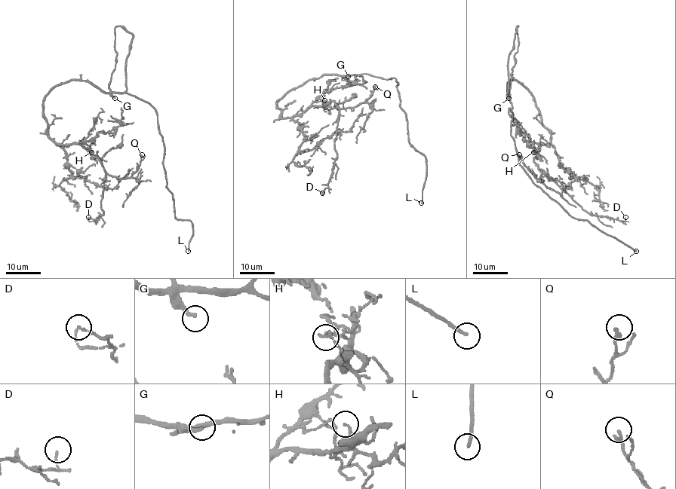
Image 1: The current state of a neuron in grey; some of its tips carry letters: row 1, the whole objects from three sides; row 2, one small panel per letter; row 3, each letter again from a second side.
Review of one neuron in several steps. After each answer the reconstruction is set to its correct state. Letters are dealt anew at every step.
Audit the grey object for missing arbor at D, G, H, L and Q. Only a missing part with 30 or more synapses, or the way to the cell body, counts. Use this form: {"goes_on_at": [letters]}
{"goes_on_at": ["G", "L"]}

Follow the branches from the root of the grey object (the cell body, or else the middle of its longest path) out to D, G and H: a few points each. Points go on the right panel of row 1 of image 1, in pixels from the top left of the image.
D: (508, 83), (515, 80), (529, 91), (551, 135), (549, 144), (539, 145), (538, 167), (591, 215), (625, 217)
G: (508, 83), (508, 98)
H: (508, 83), (515, 80), (529, 91), (542, 124), (551, 135), (551, 142), (540, 143), (539, 150), (533, 152)

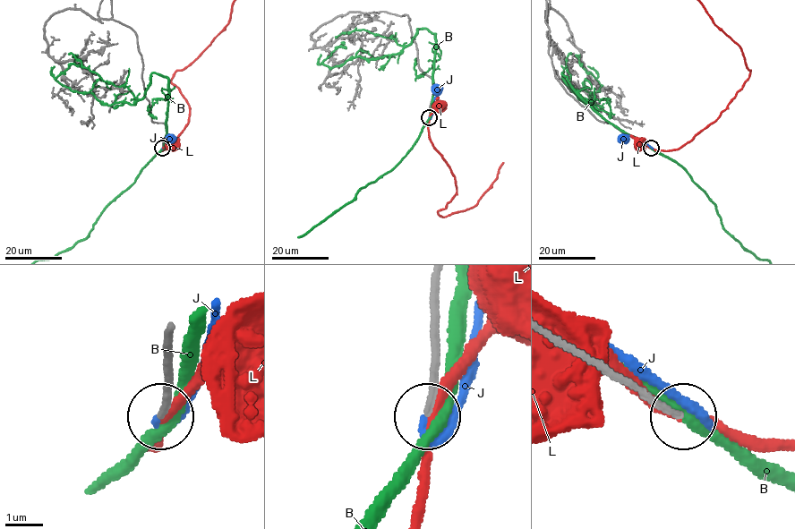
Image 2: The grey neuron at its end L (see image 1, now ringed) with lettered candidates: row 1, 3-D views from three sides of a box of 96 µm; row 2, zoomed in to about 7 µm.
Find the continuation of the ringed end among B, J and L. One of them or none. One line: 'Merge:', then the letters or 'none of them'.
Merge: J

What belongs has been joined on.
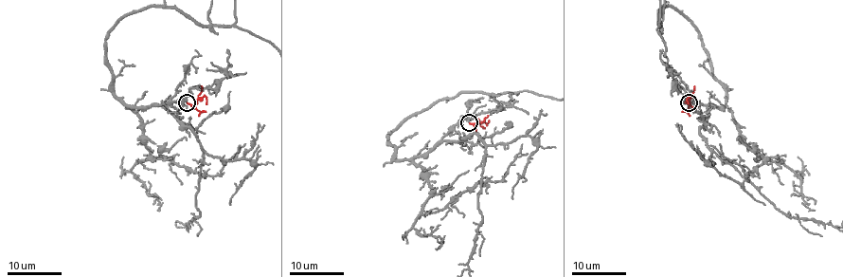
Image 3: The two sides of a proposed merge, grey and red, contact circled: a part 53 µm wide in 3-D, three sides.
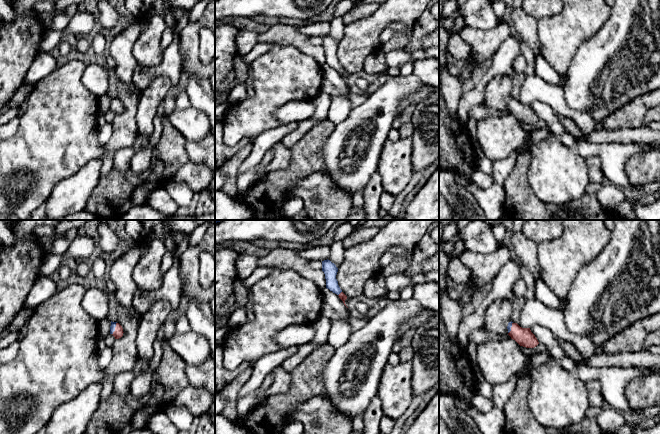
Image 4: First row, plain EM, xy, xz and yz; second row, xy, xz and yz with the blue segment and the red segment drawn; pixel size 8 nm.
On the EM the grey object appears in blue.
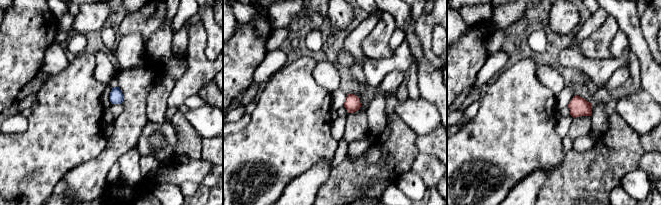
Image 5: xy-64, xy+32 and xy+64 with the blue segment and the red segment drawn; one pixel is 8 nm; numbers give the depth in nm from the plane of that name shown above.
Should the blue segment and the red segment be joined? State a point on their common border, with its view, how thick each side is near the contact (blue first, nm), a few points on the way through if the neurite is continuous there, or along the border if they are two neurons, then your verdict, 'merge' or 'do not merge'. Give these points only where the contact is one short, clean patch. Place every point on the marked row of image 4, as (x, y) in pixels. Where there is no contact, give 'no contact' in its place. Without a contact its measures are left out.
meets blue in xz at (340, 292); 120 nm thick on the blue side, 60 nm on the other; runs through xz (330, 270), (331, 283), (340, 292), (342, 296); merge

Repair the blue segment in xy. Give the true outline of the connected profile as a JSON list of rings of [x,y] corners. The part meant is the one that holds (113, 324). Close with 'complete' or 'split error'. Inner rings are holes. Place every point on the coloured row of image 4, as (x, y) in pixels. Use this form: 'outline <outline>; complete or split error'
outline [[[111,321],[110,334],[112,334],[115,339],[119,339],[123,336],[123,333],[124,332],[122,326],[117,322]]]; split error

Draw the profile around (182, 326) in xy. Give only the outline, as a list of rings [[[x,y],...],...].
[[[181,315],[175,323],[175,331],[179,333],[186,333],[190,330],[191,328],[188,323],[187,317],[185,315]]]

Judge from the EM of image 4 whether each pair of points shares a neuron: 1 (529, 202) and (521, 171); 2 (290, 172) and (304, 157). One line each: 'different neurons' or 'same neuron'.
1: same neuron
2: same neuron

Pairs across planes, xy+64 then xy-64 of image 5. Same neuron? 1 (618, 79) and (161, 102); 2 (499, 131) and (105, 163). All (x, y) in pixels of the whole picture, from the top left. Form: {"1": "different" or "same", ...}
{"1": "same", "2": "different"}

